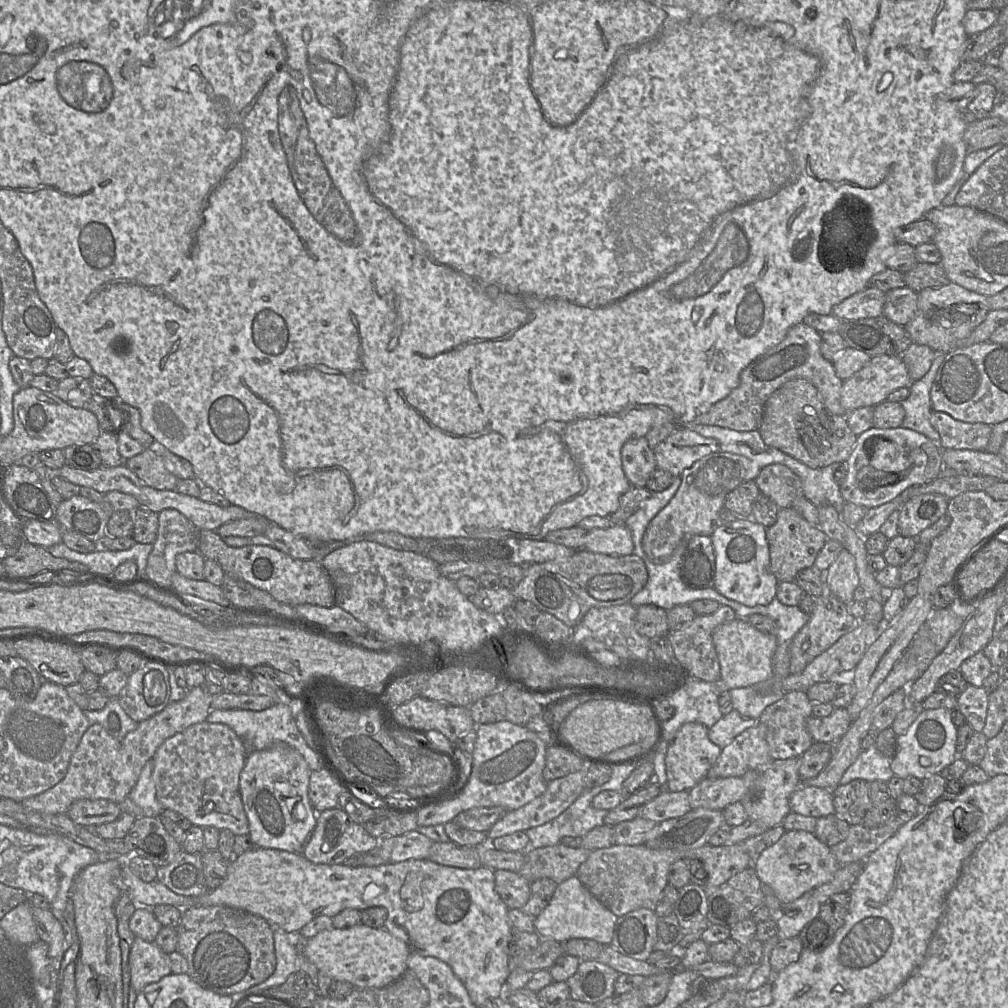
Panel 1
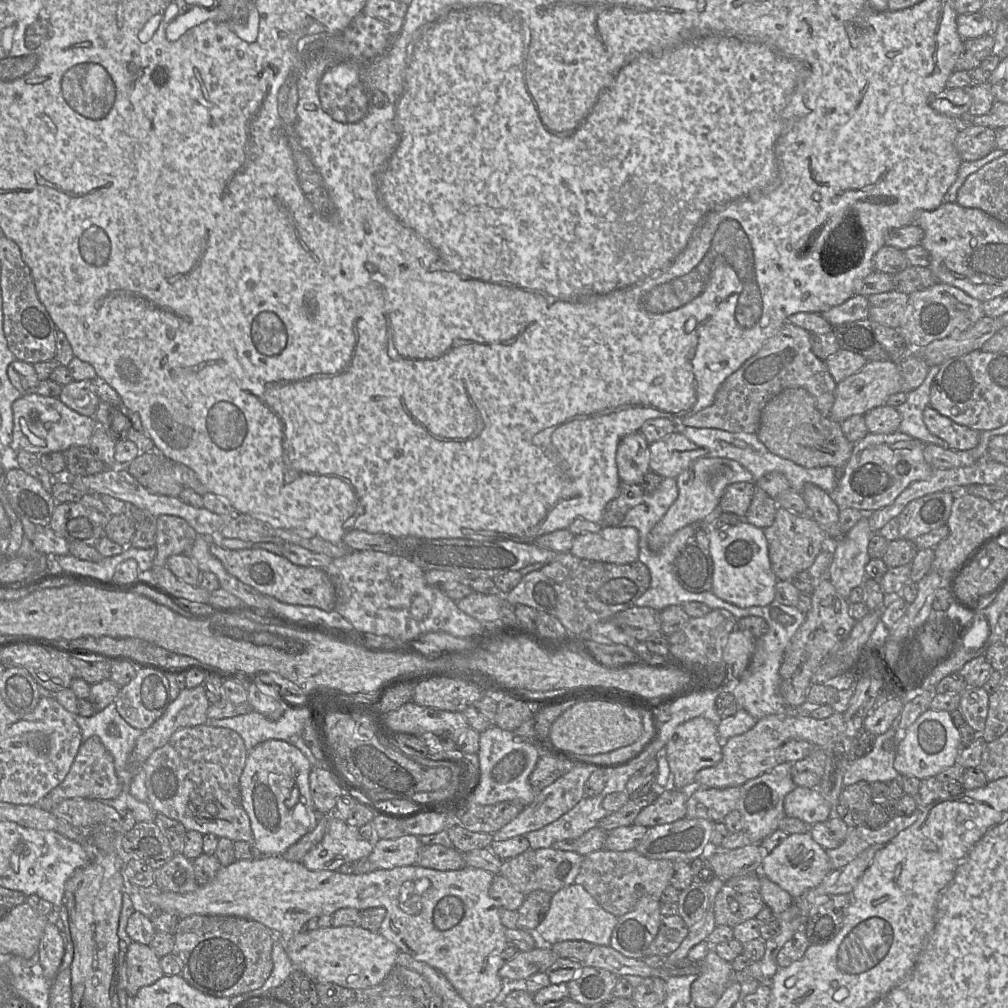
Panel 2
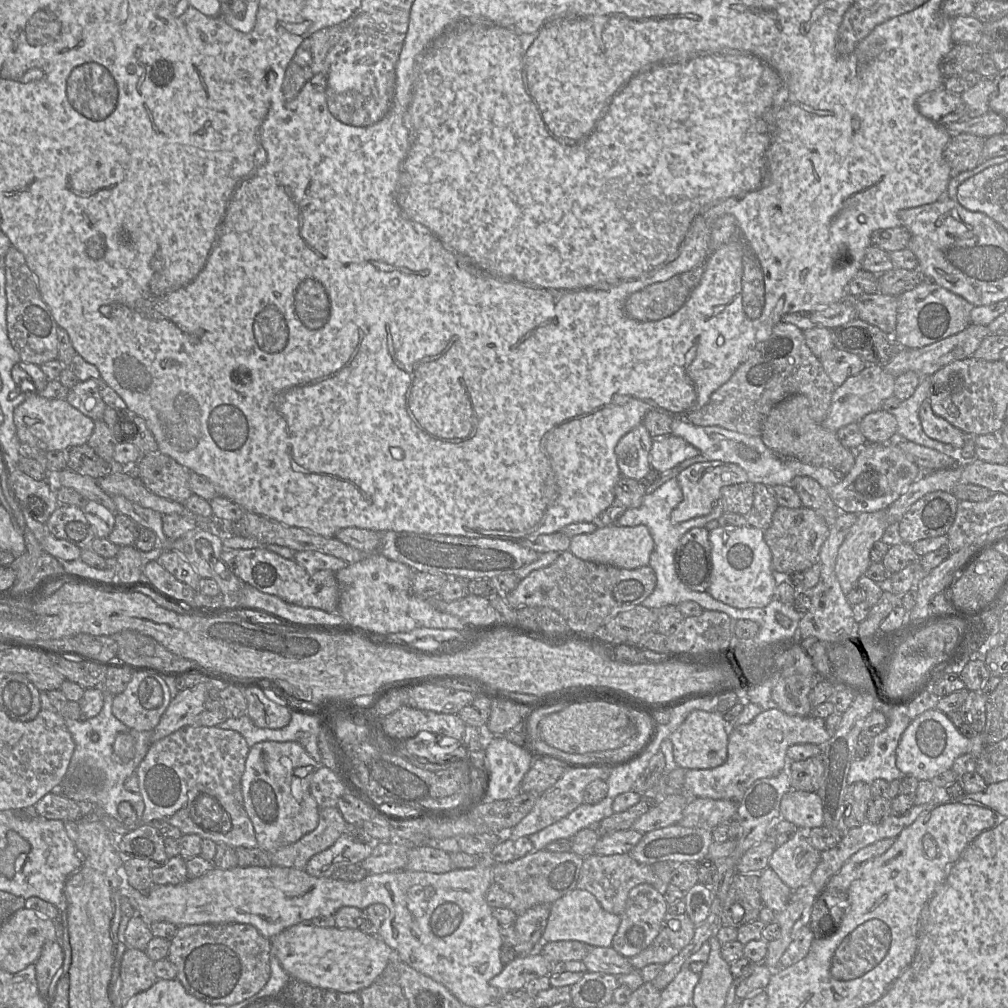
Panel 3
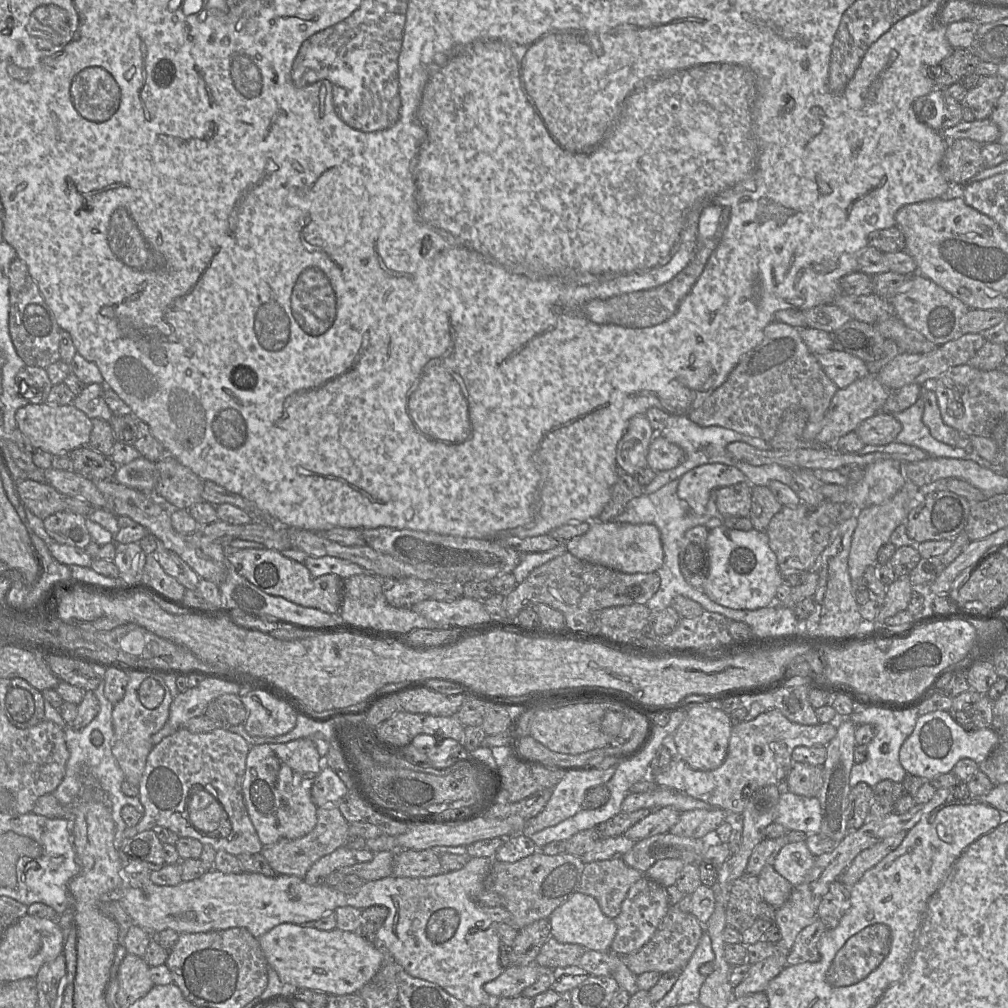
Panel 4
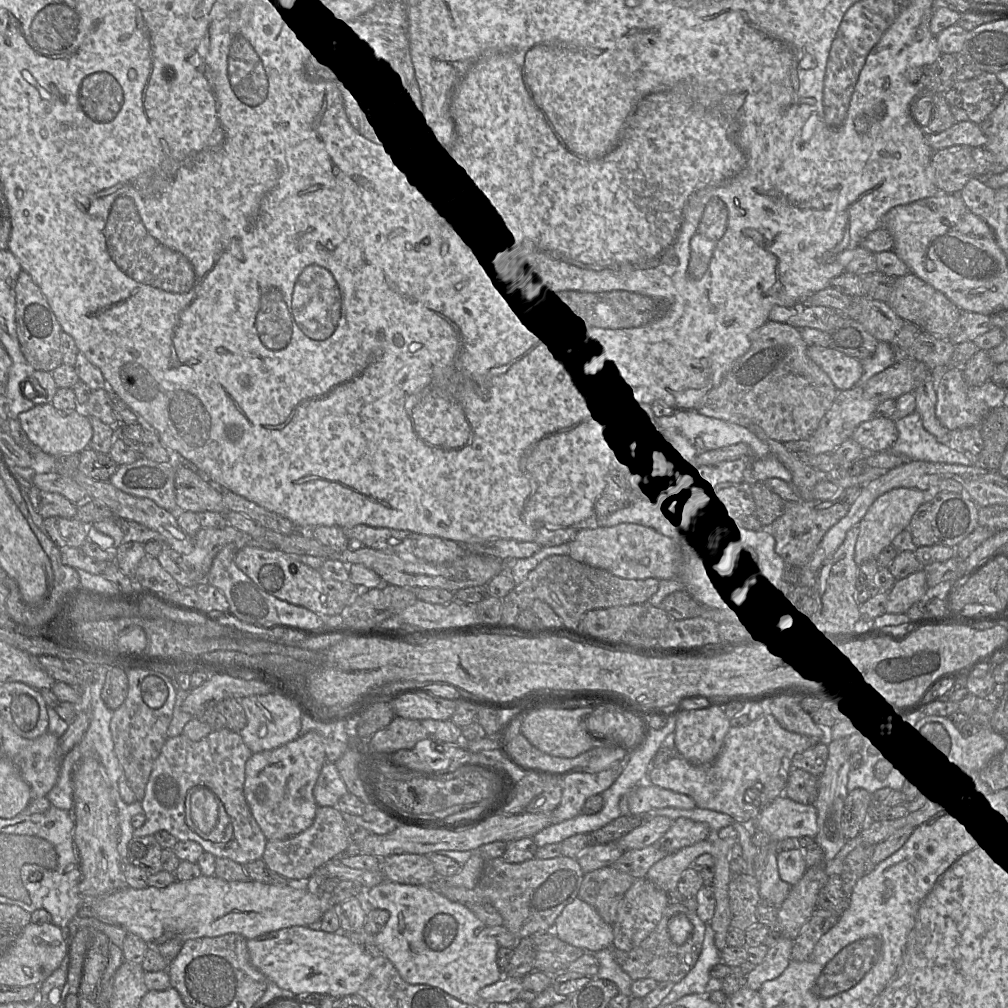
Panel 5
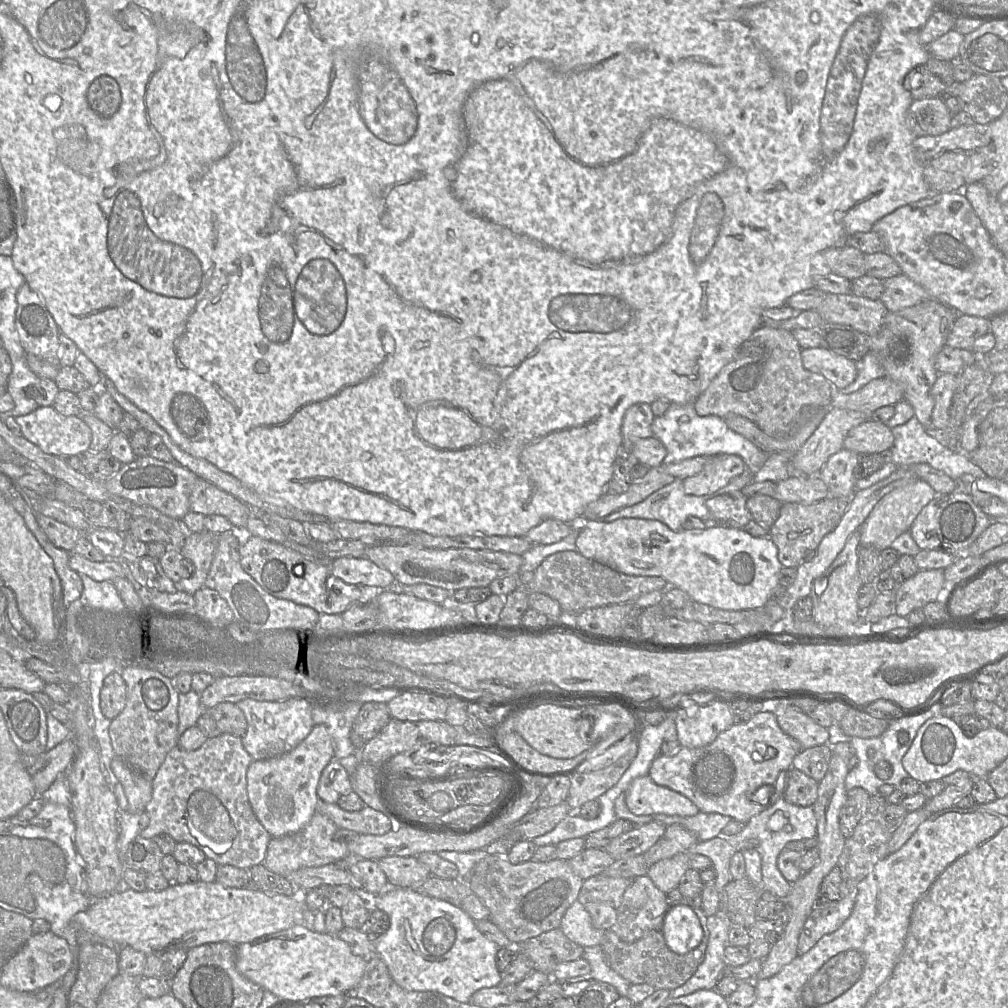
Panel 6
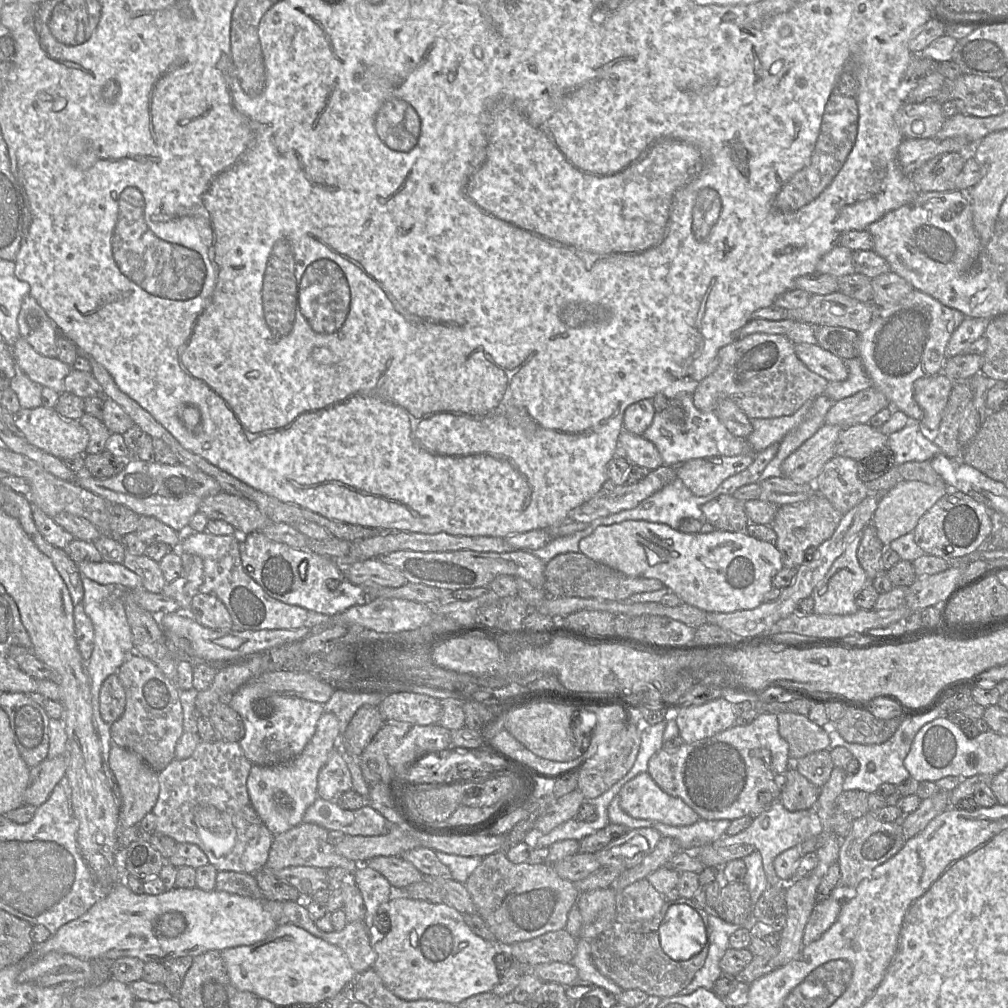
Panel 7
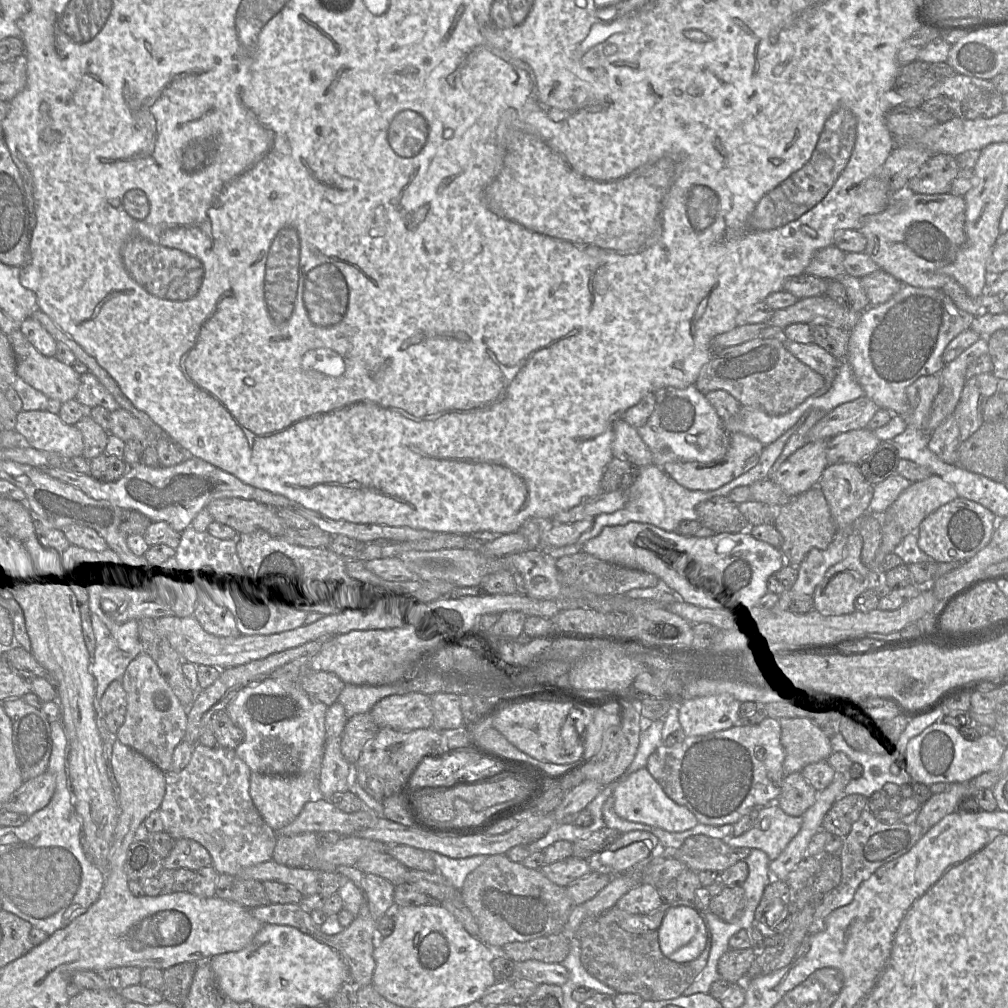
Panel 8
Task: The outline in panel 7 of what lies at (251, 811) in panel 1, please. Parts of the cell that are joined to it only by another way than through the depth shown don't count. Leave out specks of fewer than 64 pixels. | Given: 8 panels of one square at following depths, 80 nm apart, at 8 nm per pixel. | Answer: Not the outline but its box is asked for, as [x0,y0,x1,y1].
[247,712,339,835]

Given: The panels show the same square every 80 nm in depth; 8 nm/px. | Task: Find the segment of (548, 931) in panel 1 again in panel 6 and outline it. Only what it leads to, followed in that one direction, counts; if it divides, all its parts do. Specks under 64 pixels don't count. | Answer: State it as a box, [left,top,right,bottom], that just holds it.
[559,900,606,948]

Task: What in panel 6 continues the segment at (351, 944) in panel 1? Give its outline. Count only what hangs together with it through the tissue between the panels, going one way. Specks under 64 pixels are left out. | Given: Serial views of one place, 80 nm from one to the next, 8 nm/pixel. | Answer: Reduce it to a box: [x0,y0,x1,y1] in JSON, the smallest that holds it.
[236,925,367,1002]

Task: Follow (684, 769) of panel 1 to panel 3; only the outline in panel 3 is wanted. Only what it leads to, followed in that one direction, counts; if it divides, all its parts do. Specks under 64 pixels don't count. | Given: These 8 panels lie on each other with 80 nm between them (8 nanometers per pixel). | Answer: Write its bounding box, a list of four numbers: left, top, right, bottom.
[670,710,729,769]

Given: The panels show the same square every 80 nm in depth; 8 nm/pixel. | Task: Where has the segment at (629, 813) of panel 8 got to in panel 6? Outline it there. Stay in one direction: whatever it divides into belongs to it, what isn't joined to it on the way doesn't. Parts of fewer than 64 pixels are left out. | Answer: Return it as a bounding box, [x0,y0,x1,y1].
[625,775,700,816]

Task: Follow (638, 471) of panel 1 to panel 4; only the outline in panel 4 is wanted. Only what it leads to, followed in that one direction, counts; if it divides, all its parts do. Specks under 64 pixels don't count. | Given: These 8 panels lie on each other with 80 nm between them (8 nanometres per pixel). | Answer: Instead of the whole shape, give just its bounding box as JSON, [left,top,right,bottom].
[616,414,655,476]

